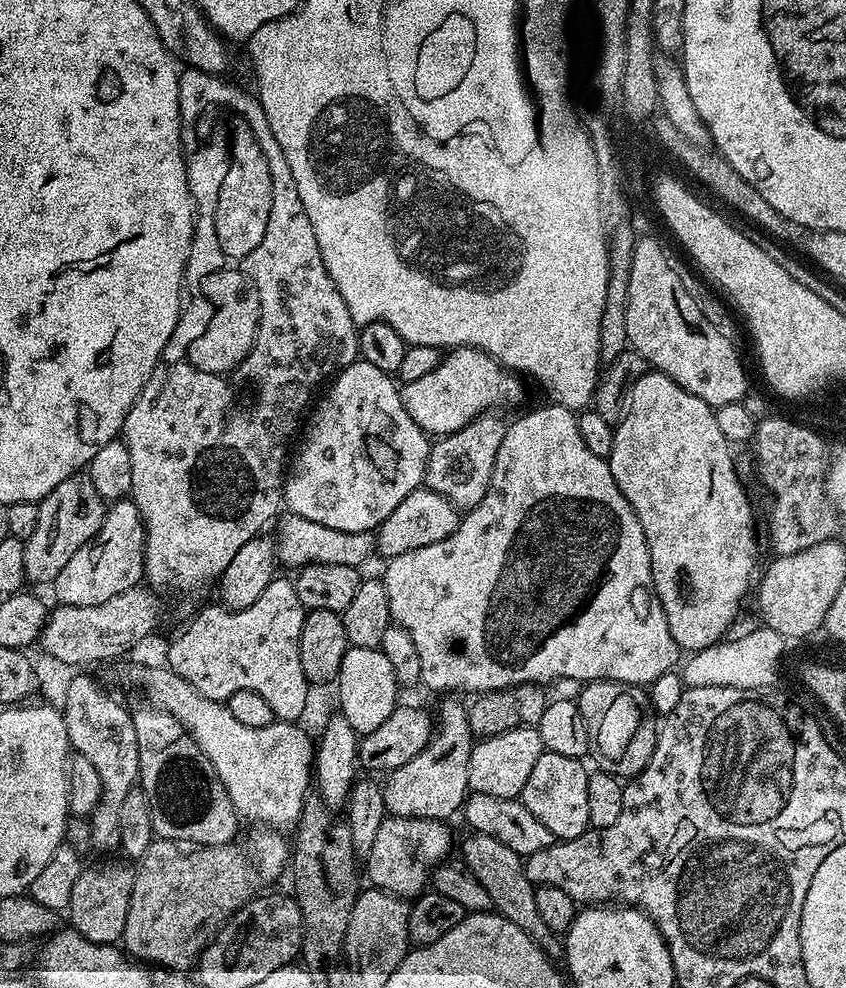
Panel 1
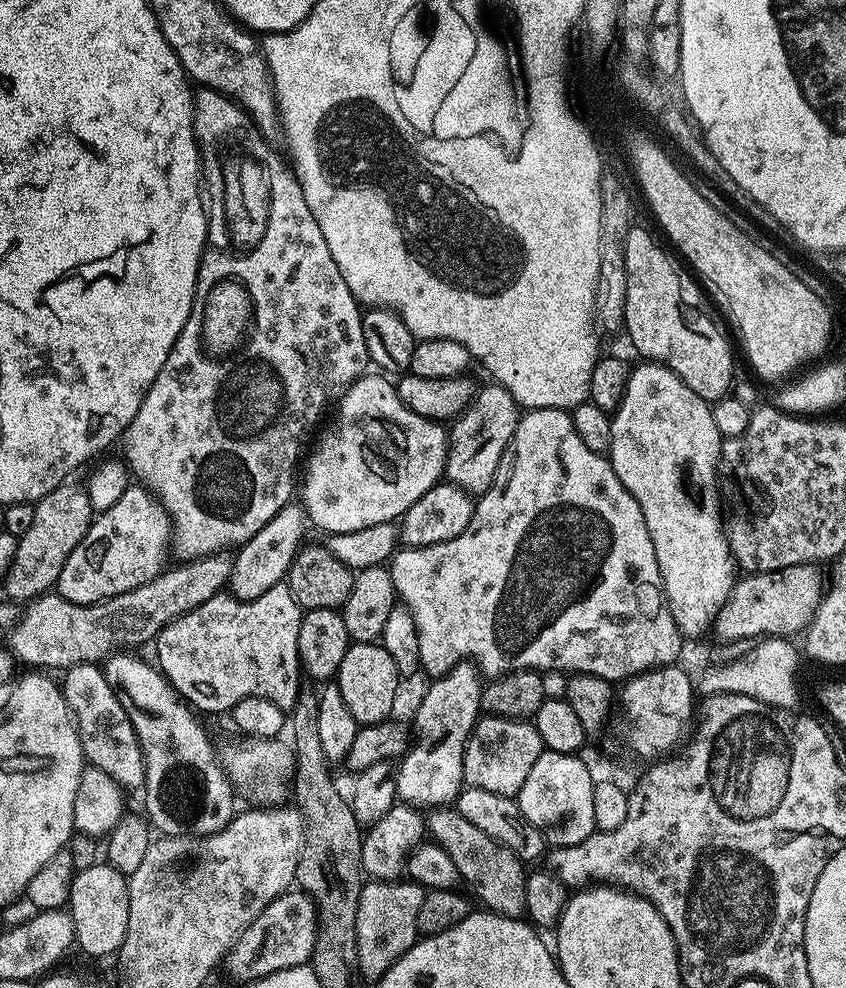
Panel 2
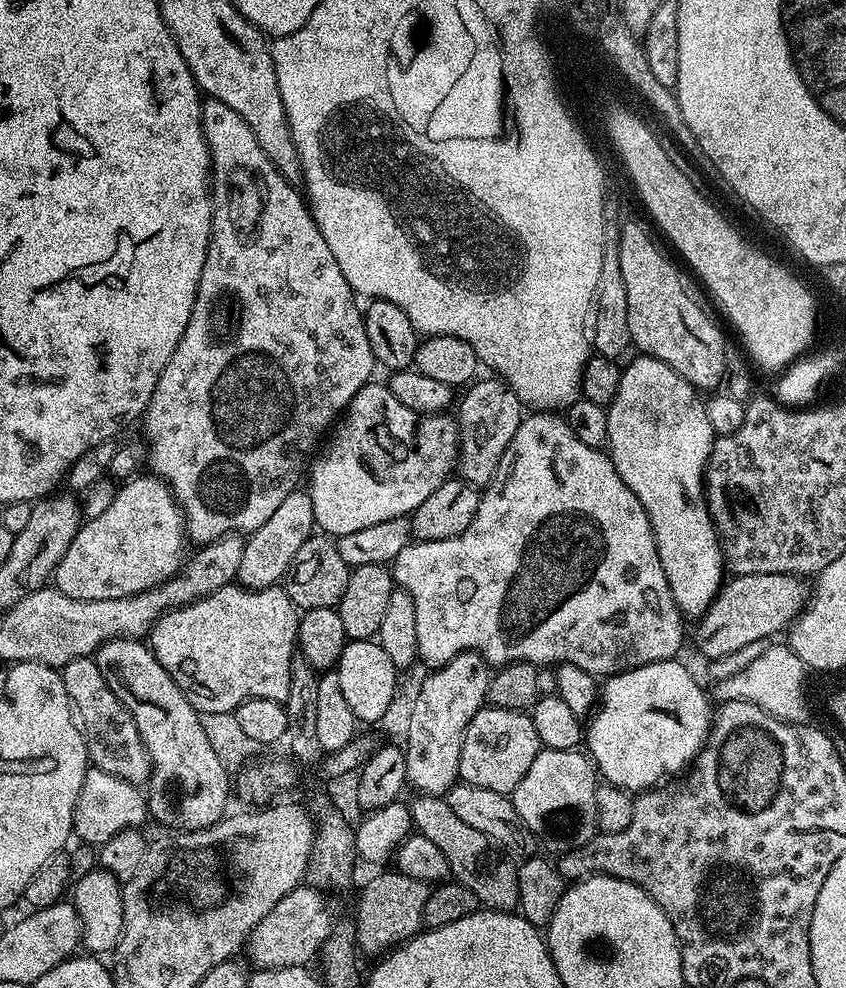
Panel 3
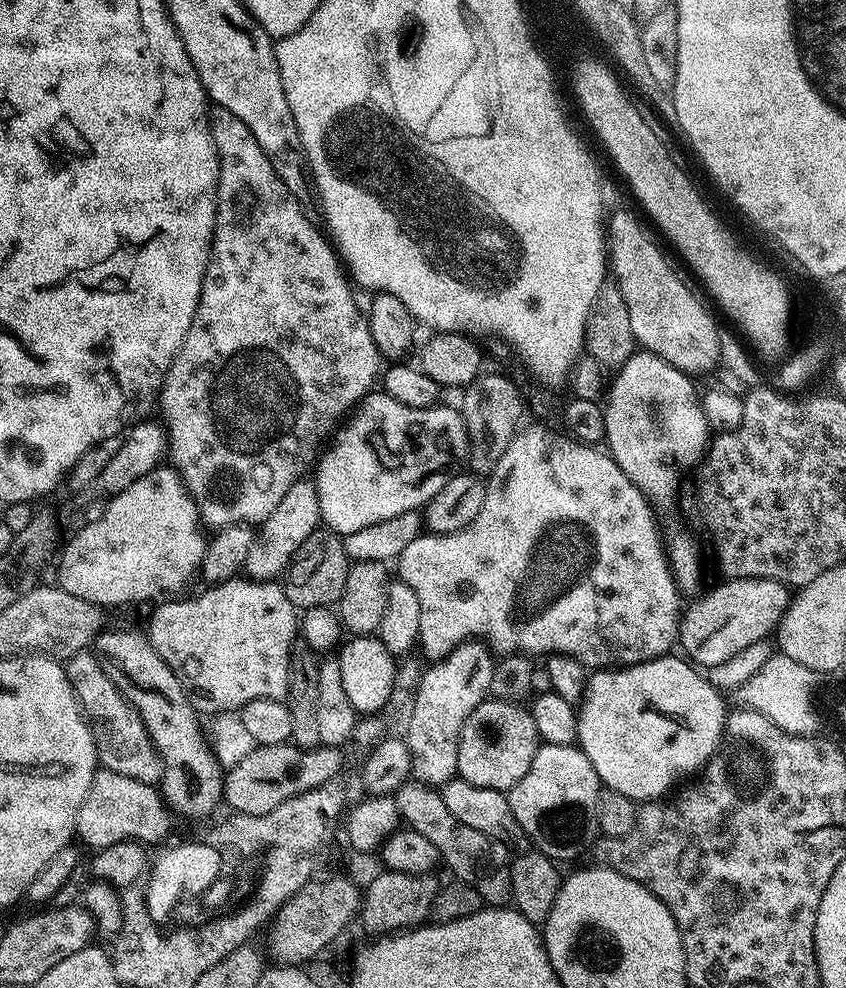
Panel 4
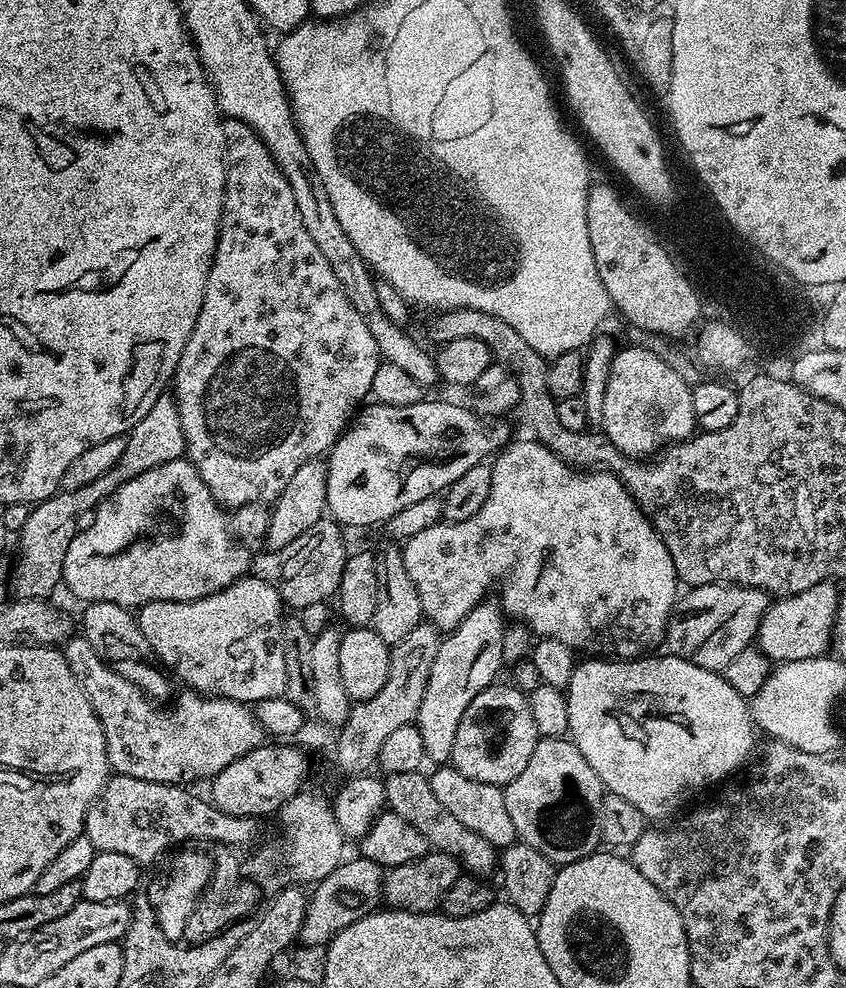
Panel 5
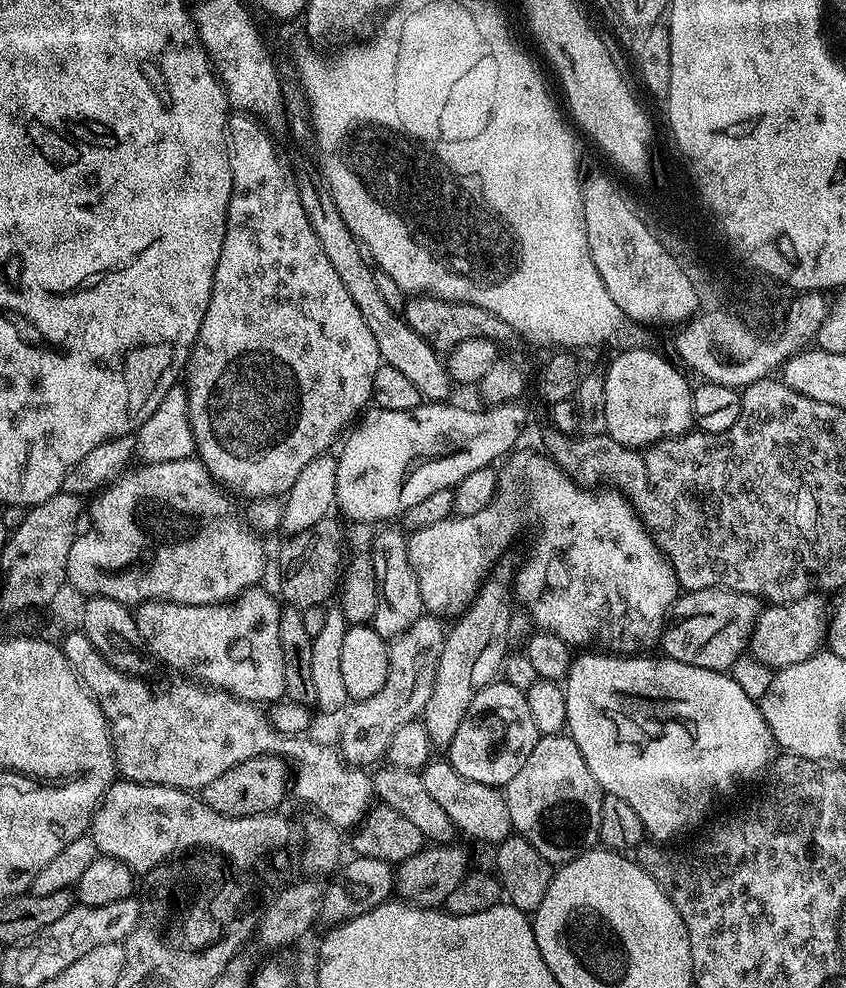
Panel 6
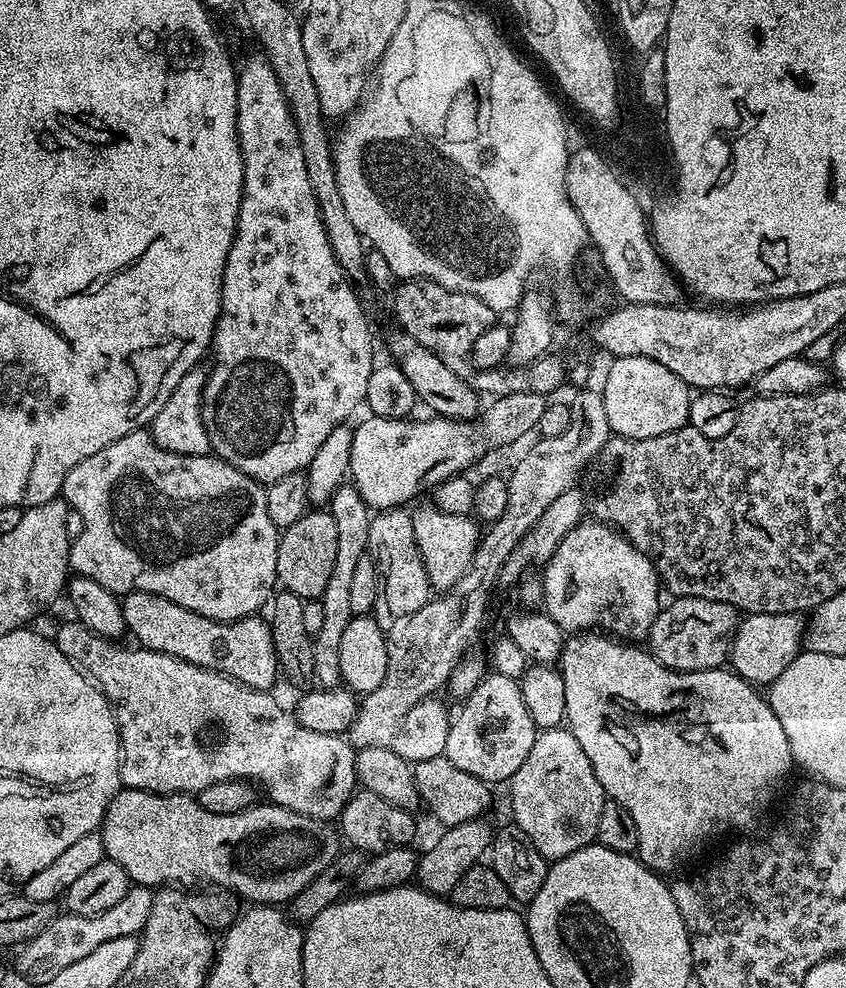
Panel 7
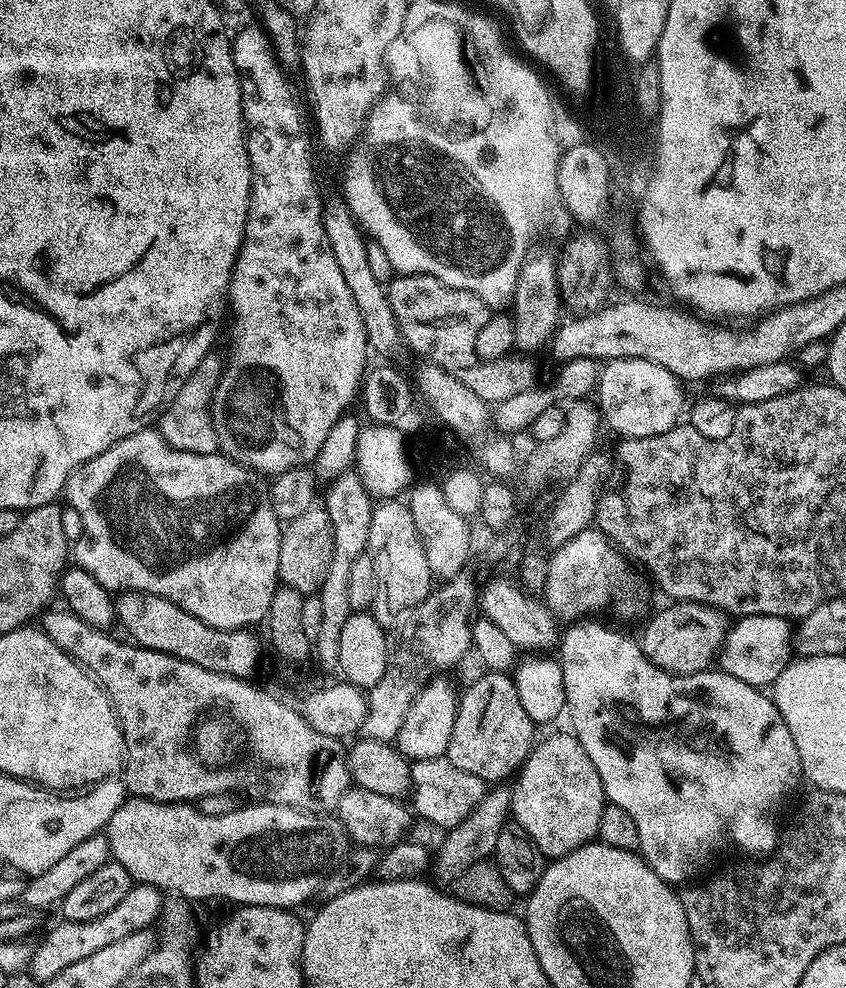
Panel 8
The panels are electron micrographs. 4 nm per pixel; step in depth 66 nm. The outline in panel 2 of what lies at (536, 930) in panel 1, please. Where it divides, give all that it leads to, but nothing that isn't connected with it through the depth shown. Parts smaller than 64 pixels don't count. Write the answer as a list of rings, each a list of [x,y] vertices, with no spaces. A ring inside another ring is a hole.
[[[441,806],[426,816],[426,832],[446,854],[450,854],[454,866],[458,866],[461,881],[472,887],[471,895],[481,900],[489,912],[496,912],[511,920],[521,919],[527,913],[525,861],[519,860],[506,846],[502,846],[490,834],[482,834],[478,826],[466,822],[455,807]]]

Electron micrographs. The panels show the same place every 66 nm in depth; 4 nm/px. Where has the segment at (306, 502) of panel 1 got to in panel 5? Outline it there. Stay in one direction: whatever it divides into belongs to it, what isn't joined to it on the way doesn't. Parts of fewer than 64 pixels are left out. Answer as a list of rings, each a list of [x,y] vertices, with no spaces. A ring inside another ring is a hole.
[[[431,398],[410,406],[372,402],[361,407],[326,460],[327,511],[331,519],[352,528],[383,525],[398,510],[443,493],[470,466],[499,453],[510,440],[505,421],[496,418],[485,422],[468,408]]]

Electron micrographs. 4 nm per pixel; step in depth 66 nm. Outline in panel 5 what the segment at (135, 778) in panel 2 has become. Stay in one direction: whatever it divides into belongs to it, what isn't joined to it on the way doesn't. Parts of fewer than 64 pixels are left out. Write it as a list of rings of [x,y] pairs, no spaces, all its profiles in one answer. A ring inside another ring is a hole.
[[[73,635],[72,639],[63,645],[62,651],[74,678],[83,686],[86,698],[102,726],[108,763],[113,773],[142,778],[146,782],[180,786],[185,783],[183,780],[200,780],[203,776],[213,778],[237,758],[265,743],[266,734],[256,721],[255,711],[247,704],[239,704],[237,700],[227,700],[221,696],[205,696],[184,690],[180,697],[175,697],[177,700],[173,708],[154,706],[153,701],[144,695],[144,691],[134,686],[134,682],[122,678],[122,674],[108,667],[83,635]]]

